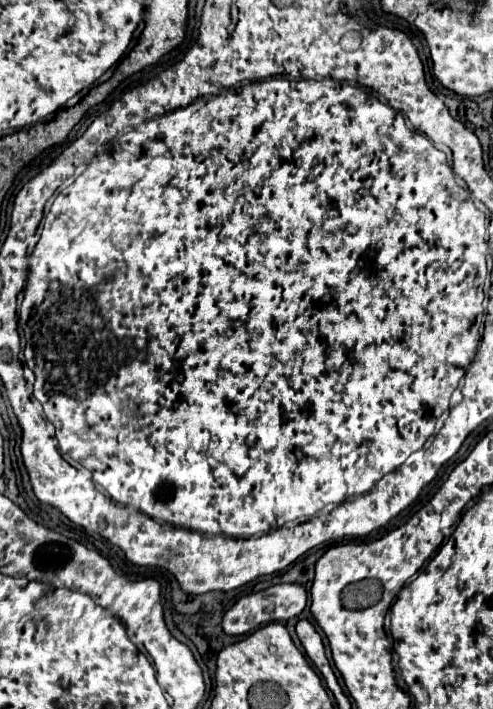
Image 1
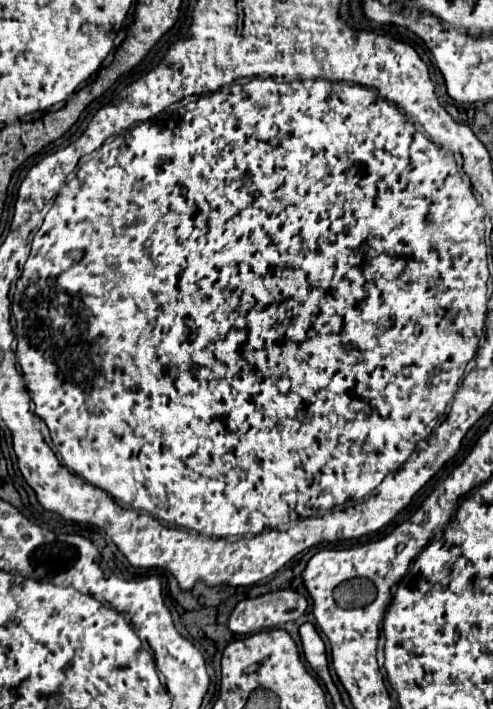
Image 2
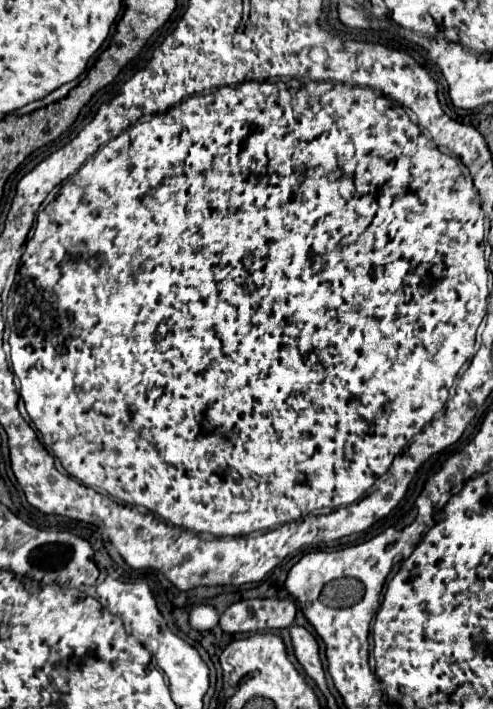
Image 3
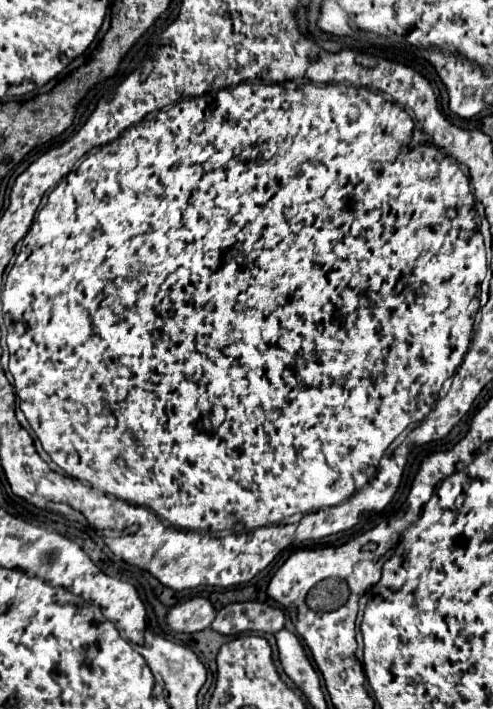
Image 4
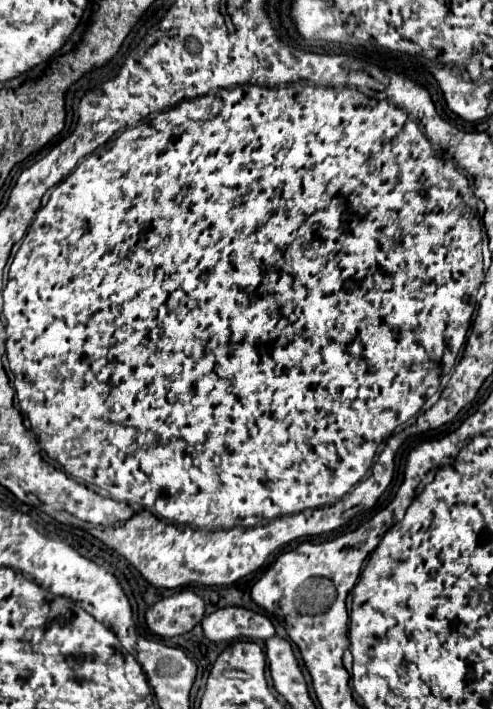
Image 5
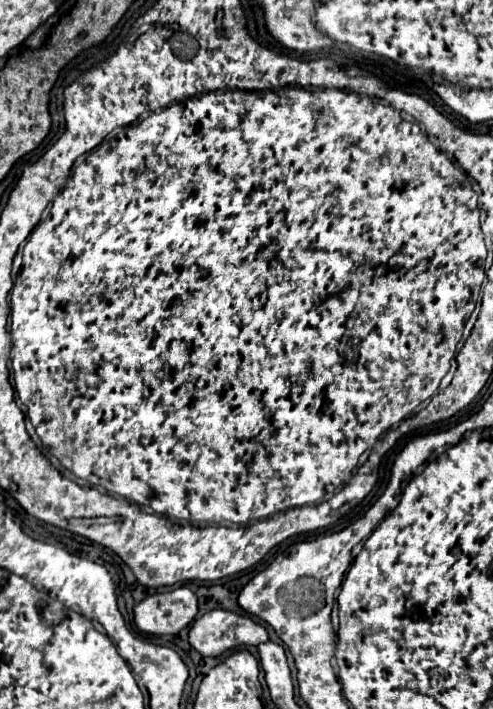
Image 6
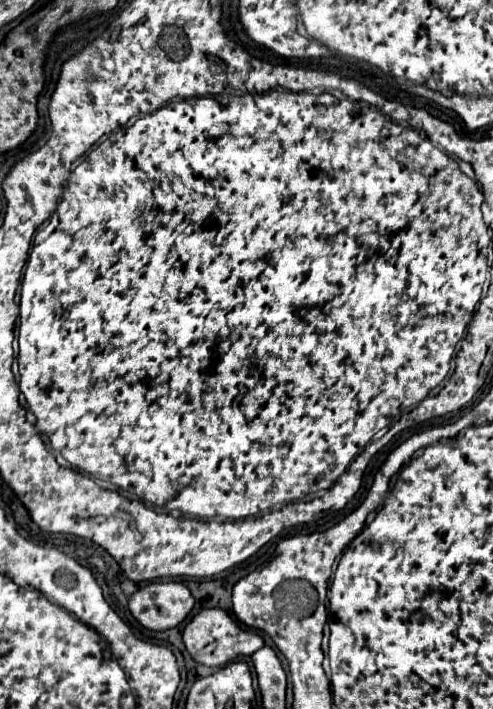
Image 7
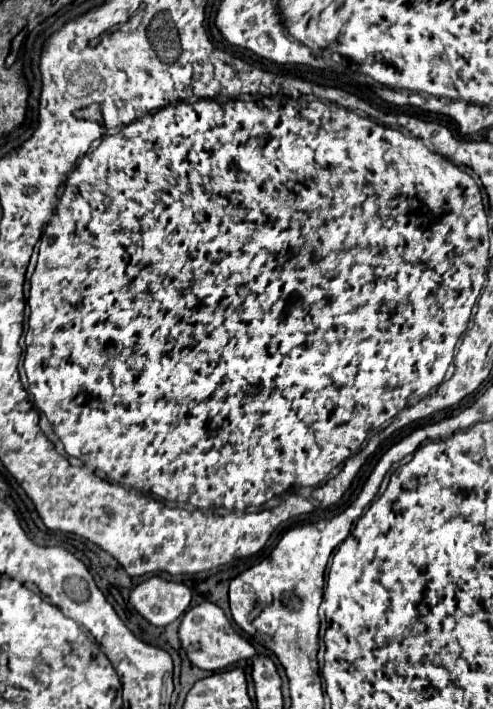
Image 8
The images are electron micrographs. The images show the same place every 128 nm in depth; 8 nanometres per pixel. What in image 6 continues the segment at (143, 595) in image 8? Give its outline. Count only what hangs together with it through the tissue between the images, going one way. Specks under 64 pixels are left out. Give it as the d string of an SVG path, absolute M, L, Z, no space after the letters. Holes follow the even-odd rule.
M186 585L144 598L134 606L136 626L154 636L178 634L198 614L198 598Z

